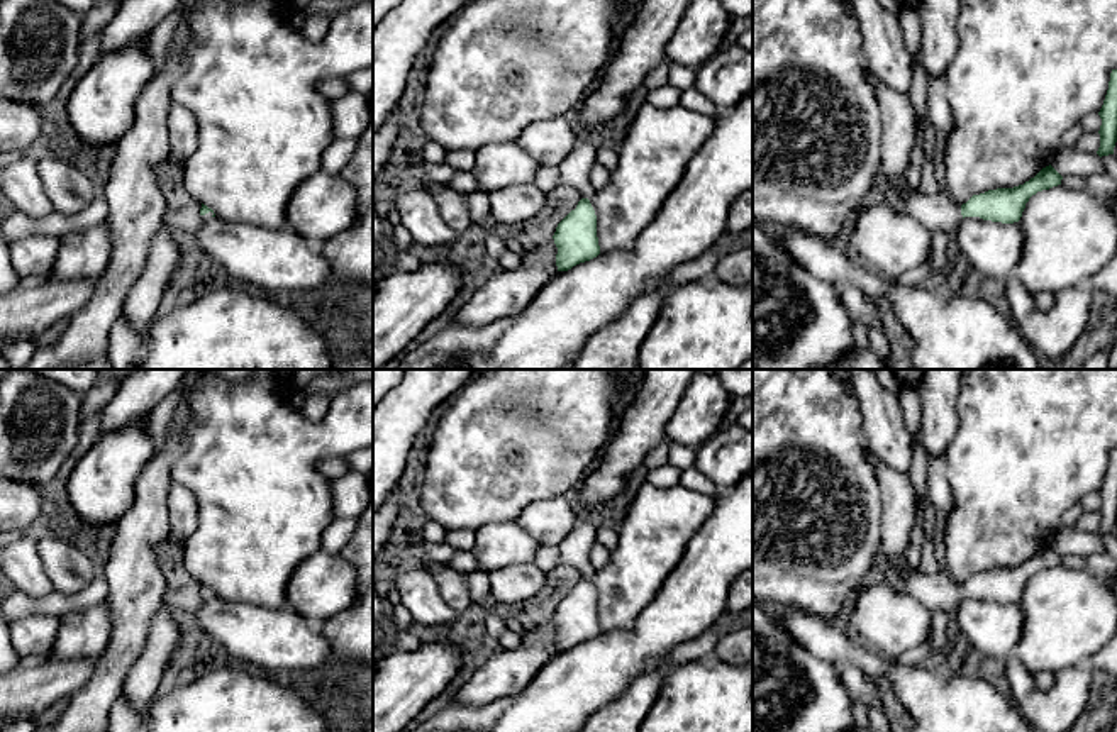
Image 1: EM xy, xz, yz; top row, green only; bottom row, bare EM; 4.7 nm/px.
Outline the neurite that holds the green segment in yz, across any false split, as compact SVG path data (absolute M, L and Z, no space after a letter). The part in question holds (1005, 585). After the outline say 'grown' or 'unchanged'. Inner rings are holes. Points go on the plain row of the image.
M917 502L915 522L905 554L910 573L903 585L905 591L931 612L944 610L953 613L964 596L980 596L983 600L1002 603L1019 602L1025 583L1032 574L1058 566L1063 559L1063 556L1049 544L1024 564L988 569L973 574L966 583L959 585L942 573L932 576L920 573L919 564L924 539L922 505Z; grown

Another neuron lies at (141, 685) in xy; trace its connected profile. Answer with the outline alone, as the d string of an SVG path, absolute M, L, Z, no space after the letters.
M163 603L151 622L147 642L134 661L120 693L120 698L127 698L142 718L158 696L158 686L166 674L166 663L176 642L178 627L171 610Z

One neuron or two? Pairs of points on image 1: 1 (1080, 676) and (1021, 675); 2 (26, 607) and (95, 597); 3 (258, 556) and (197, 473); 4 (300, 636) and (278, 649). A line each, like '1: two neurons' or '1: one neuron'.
1: one neuron
2: one neuron
3: one neuron
4: one neuron

